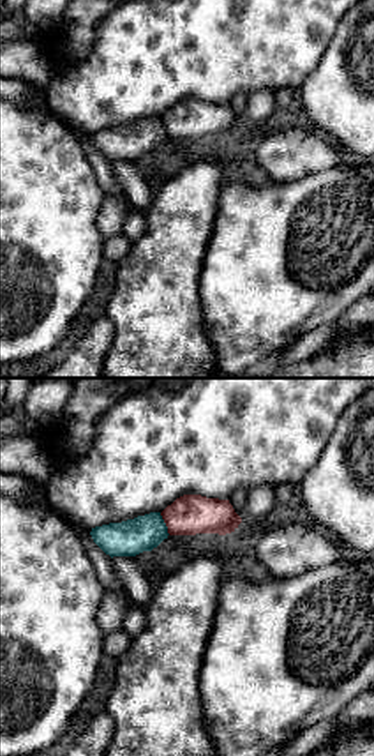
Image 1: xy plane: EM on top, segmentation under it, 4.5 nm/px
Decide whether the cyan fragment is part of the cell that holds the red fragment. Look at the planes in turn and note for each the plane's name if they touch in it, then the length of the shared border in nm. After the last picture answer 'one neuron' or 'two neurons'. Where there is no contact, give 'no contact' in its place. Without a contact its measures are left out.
contact in xy; length 120 nm

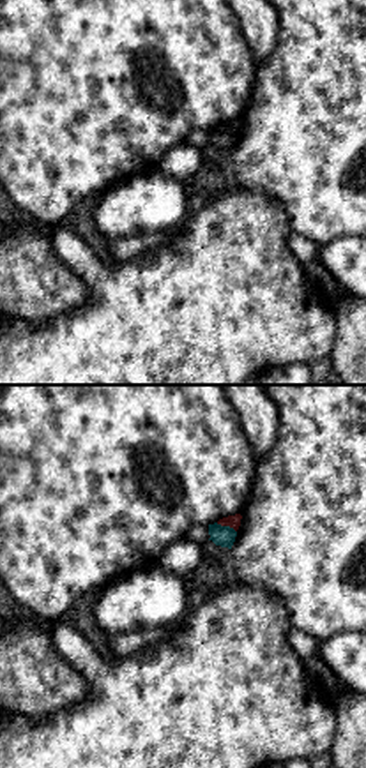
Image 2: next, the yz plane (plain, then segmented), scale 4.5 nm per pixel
contact in yz; length 100 nm

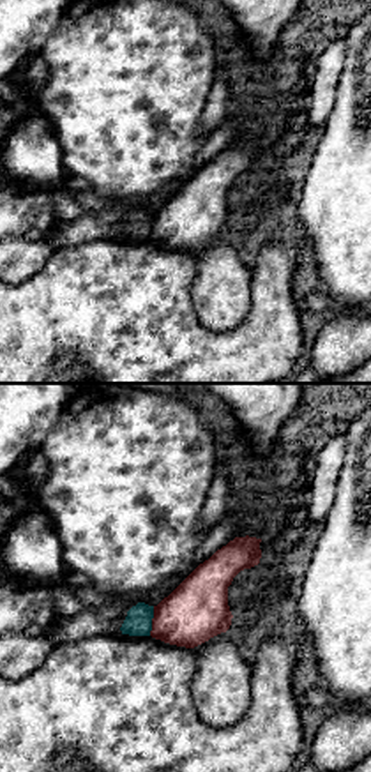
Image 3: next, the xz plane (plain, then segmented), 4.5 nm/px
contact in xz; length 140 nm

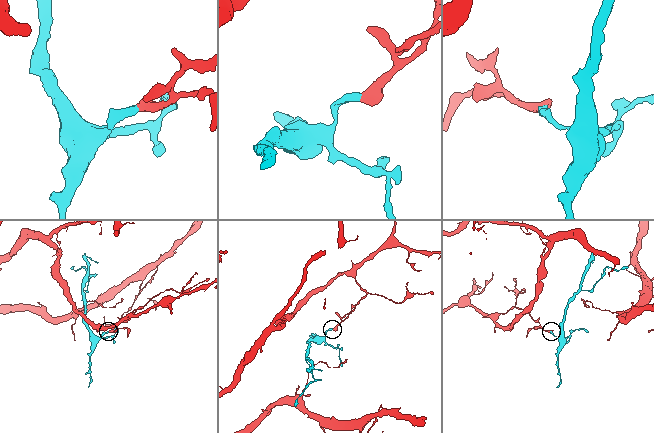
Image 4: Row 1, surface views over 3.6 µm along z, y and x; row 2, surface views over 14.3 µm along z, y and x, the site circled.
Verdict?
two neurons

